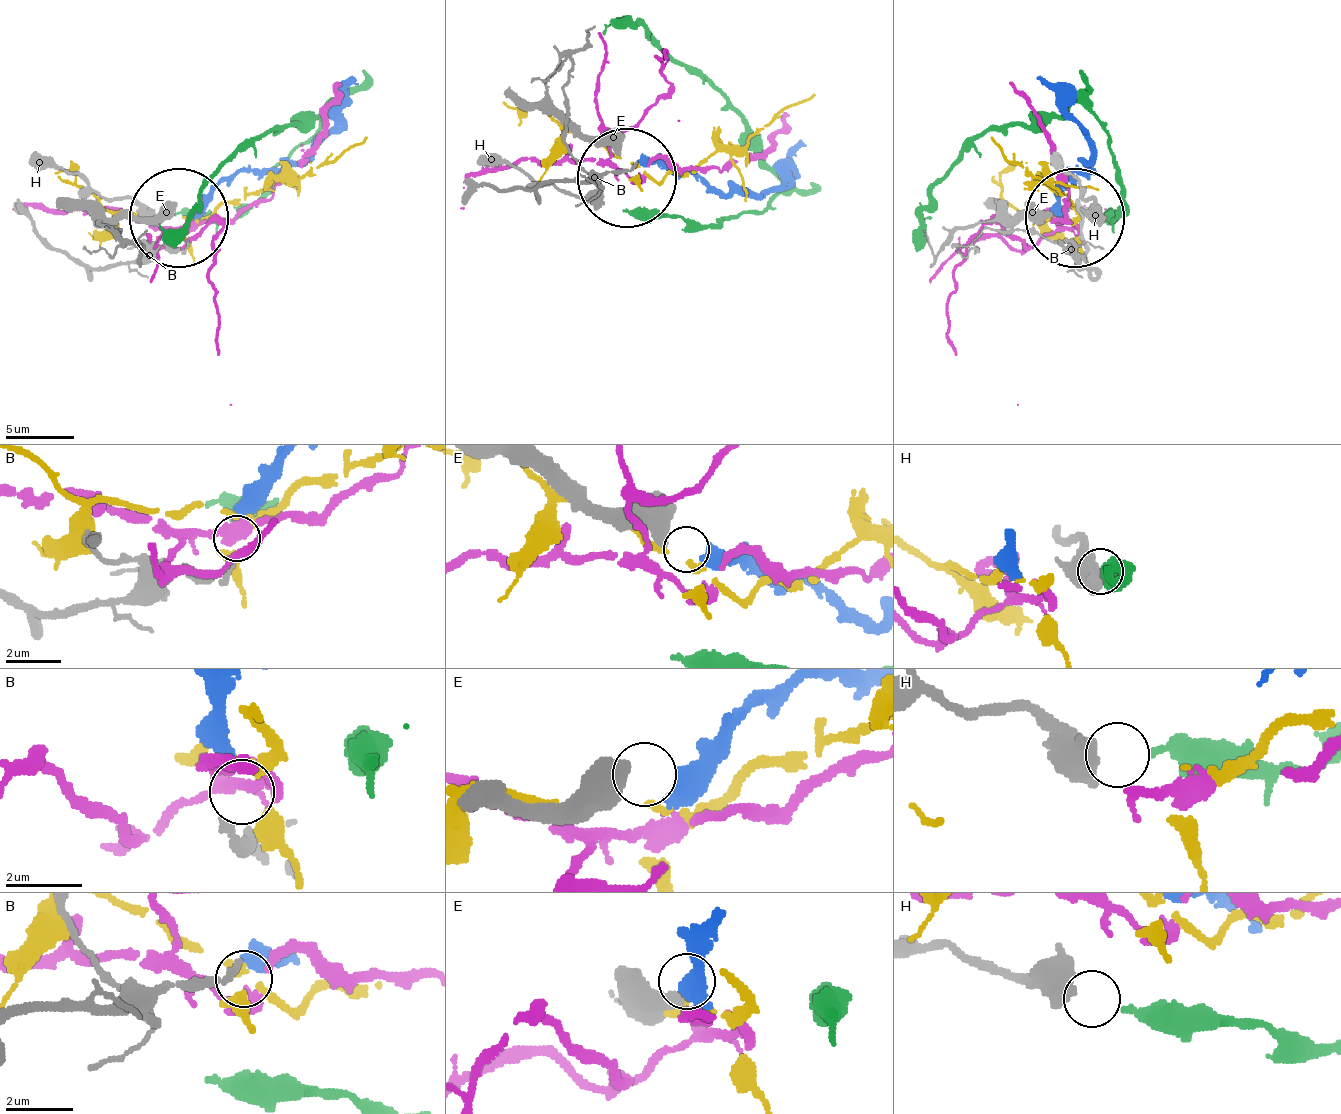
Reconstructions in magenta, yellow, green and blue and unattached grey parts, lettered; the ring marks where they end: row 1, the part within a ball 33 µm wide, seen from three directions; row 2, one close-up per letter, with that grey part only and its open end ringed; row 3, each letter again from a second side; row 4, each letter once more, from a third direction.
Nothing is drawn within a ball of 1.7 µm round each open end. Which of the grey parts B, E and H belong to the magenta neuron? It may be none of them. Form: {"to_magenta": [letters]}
{"to_magenta": []}

